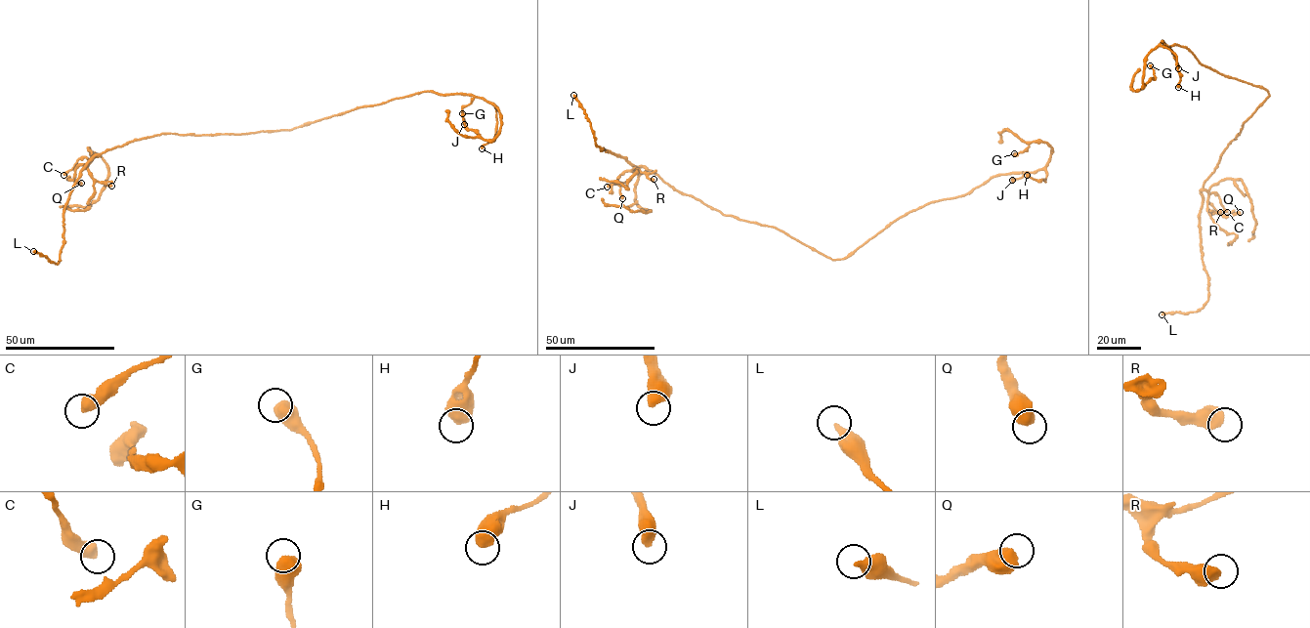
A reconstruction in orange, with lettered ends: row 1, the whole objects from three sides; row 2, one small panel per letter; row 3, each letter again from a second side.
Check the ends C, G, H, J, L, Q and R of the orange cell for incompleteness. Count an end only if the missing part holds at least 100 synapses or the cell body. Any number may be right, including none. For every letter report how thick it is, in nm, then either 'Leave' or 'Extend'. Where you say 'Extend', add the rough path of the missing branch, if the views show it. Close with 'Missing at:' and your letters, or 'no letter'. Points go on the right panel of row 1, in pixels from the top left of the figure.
C: Thickness 550 nm. Leave
G: Thickness 650 nm. Leave
H: Thickness 650 nm. Leave
J: Thickness 550 nm. Leave
L: Thickness 400 nm. Leave
Q: Thickness 700 nm. Leave
R: Thickness 600 nm. Leave
Missing at: no letter

